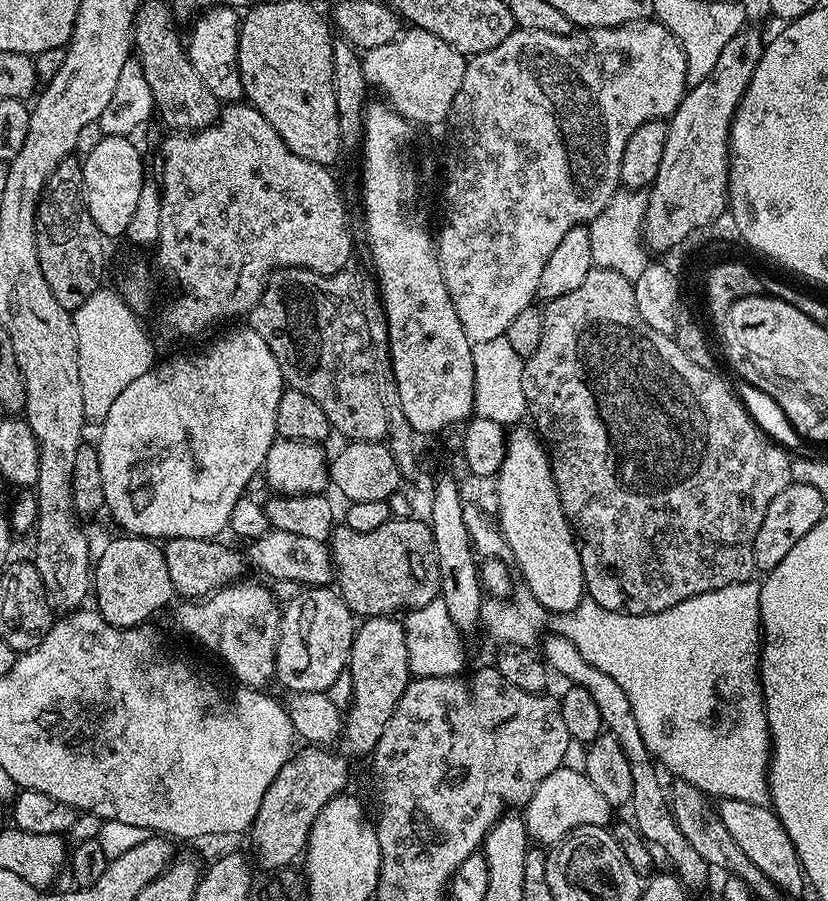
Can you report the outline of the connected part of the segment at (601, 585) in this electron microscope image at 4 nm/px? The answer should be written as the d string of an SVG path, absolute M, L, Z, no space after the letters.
M593 266L582 286L570 290L570 294L562 294L562 298L547 301L542 311L542 343L532 356L525 359L522 391L526 394L528 416L533 420L531 423L552 461L552 477L560 495L562 510L578 541L587 599L598 602L598 606L611 612L645 616L670 610L670 606L678 606L678 602L686 602L686 598L752 580L758 572L754 562L754 538L758 538L758 526L762 526L762 518L766 518L770 502L774 502L774 498L778 498L778 494L782 494L782 490L793 483L793 457L788 456L782 445L775 444L766 433L760 432L751 414L744 409L743 402L719 376L719 371L690 362L690 358L678 350L672 336L646 326L642 314L638 314L634 283L622 274Z

